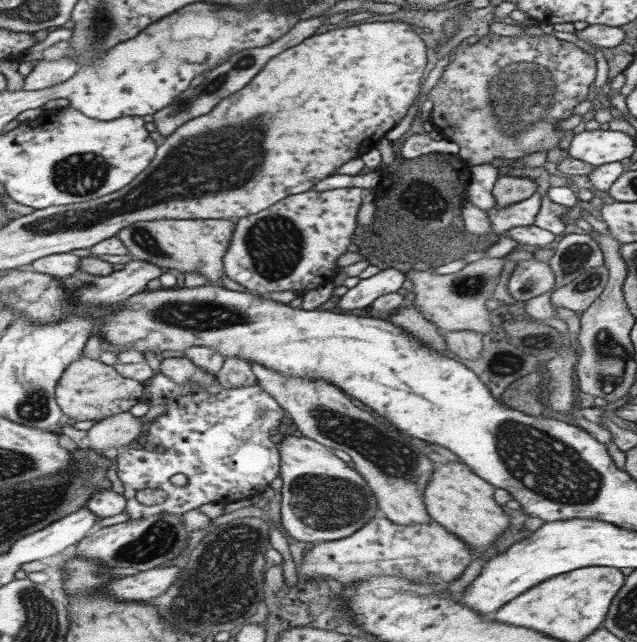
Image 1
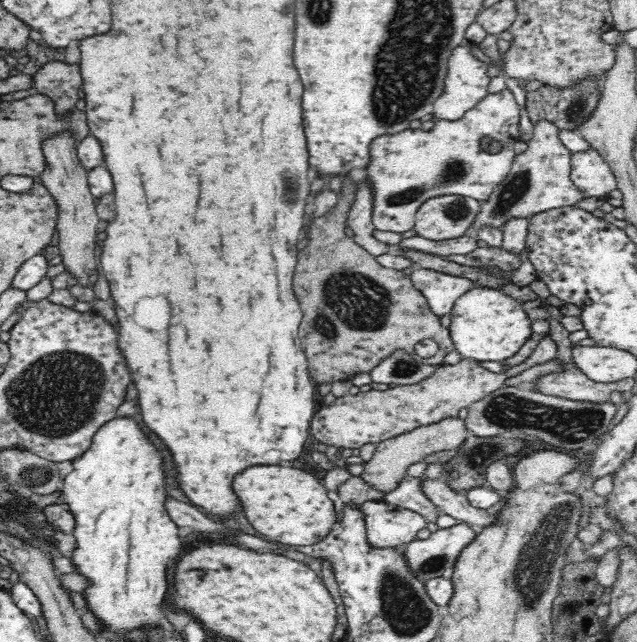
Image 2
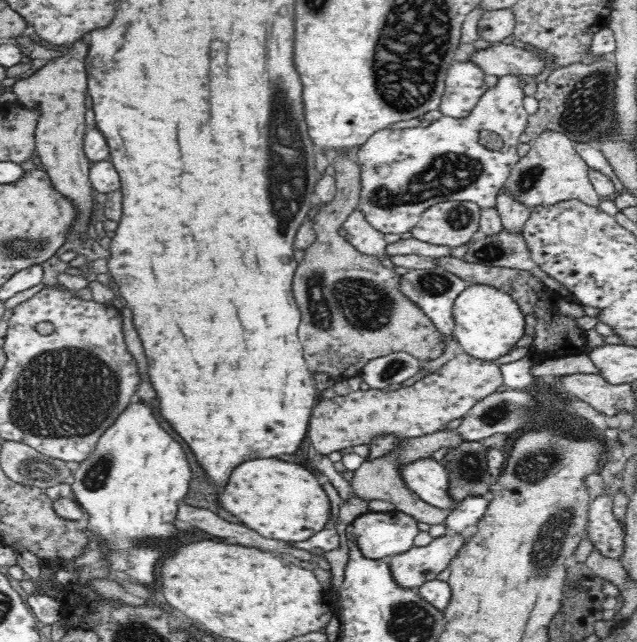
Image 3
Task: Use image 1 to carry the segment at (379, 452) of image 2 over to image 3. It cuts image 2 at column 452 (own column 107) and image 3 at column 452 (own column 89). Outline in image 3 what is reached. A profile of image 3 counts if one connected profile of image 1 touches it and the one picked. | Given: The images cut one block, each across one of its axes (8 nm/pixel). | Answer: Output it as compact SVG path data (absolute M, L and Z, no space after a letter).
M444 428L434 434L424 434L424 436L414 436L414 438L403 438L402 444L392 450L390 454L386 456L380 456L380 458L370 459L364 461L360 467L354 471L354 475L351 479L351 487L356 496L362 500L384 500L393 504L396 511L400 511L416 520L416 523L422 522L424 524L439 525L446 521L446 512L442 512L441 508L433 508L427 502L424 502L418 496L415 496L411 490L406 486L406 483L401 479L399 473L399 466L405 465L410 461L423 459L424 457L430 457L433 452L436 452L439 448L454 448L452 446L452 440L456 438L460 442L460 435L457 433L457 429Z

